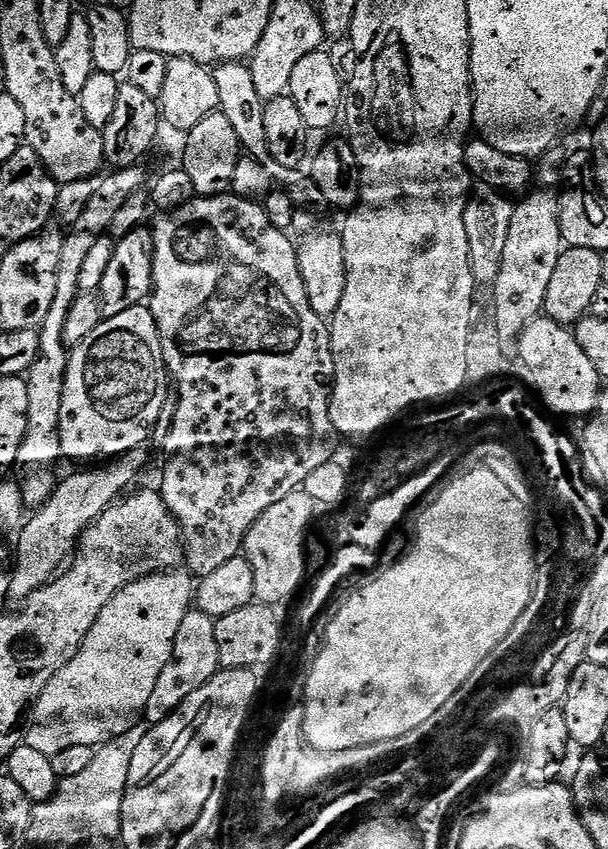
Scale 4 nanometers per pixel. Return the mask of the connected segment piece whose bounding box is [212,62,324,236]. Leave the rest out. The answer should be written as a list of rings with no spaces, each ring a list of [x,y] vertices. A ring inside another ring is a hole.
[[[244,62],[218,64],[215,65],[212,77],[214,82],[218,82],[218,102],[220,103],[218,110],[222,114],[226,114],[226,118],[233,124],[235,132],[238,133],[241,149],[247,155],[253,156],[255,160],[260,160],[262,166],[266,166],[266,174],[270,174],[272,180],[287,193],[296,207],[291,229],[295,233],[300,232],[299,235],[307,235],[317,227],[317,224],[315,214],[305,208],[321,207],[324,195],[318,190],[315,177],[303,169],[281,166],[278,162],[274,162],[270,150],[266,146],[266,110],[264,109],[266,101],[254,87],[254,74],[251,67]]]

